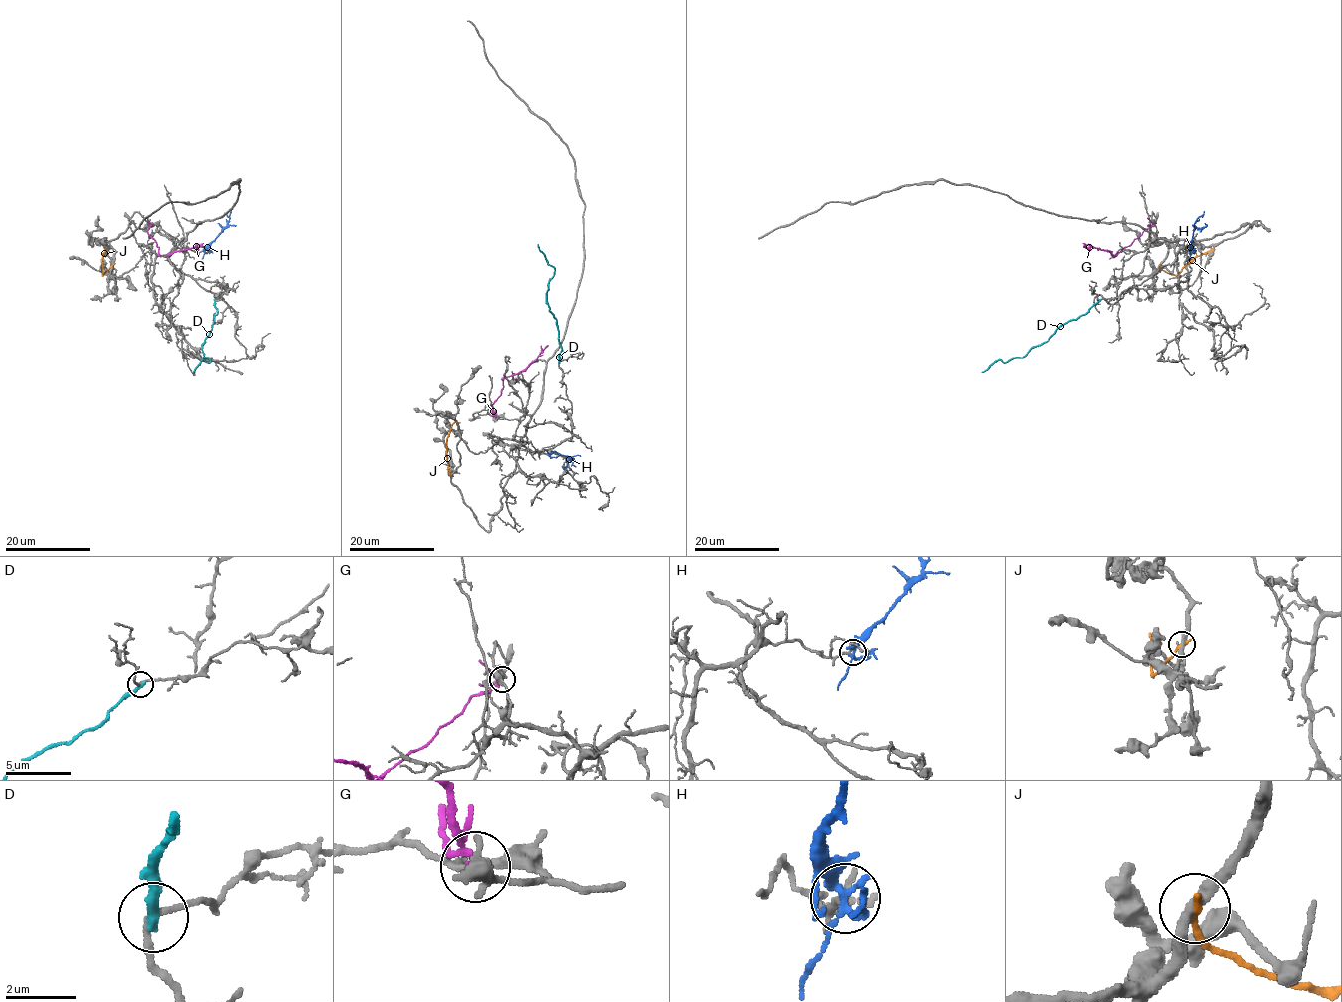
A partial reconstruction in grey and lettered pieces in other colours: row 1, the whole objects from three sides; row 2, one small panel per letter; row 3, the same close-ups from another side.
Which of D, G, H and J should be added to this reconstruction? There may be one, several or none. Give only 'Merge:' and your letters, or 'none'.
Merge: H

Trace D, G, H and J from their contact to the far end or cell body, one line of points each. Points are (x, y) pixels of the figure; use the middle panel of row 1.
D: (559, 362), (561, 348), (558, 325), (549, 310), (546, 291), (555, 269), (538, 244)
G: (496, 417), (492, 404), (500, 395), (505, 377), (523, 371), (548, 346)
H: (549, 455), (558, 452), (571, 457), (576, 466)
J: (456, 422), (451, 426), (447, 439), (451, 477)

